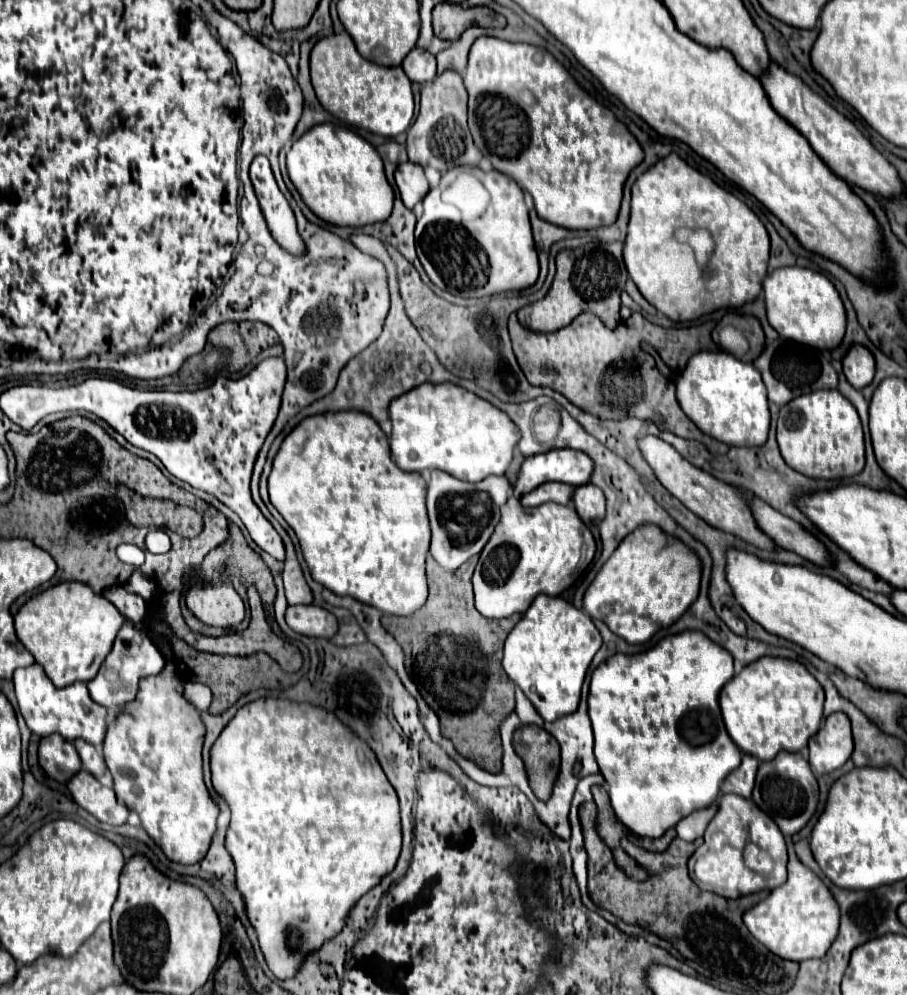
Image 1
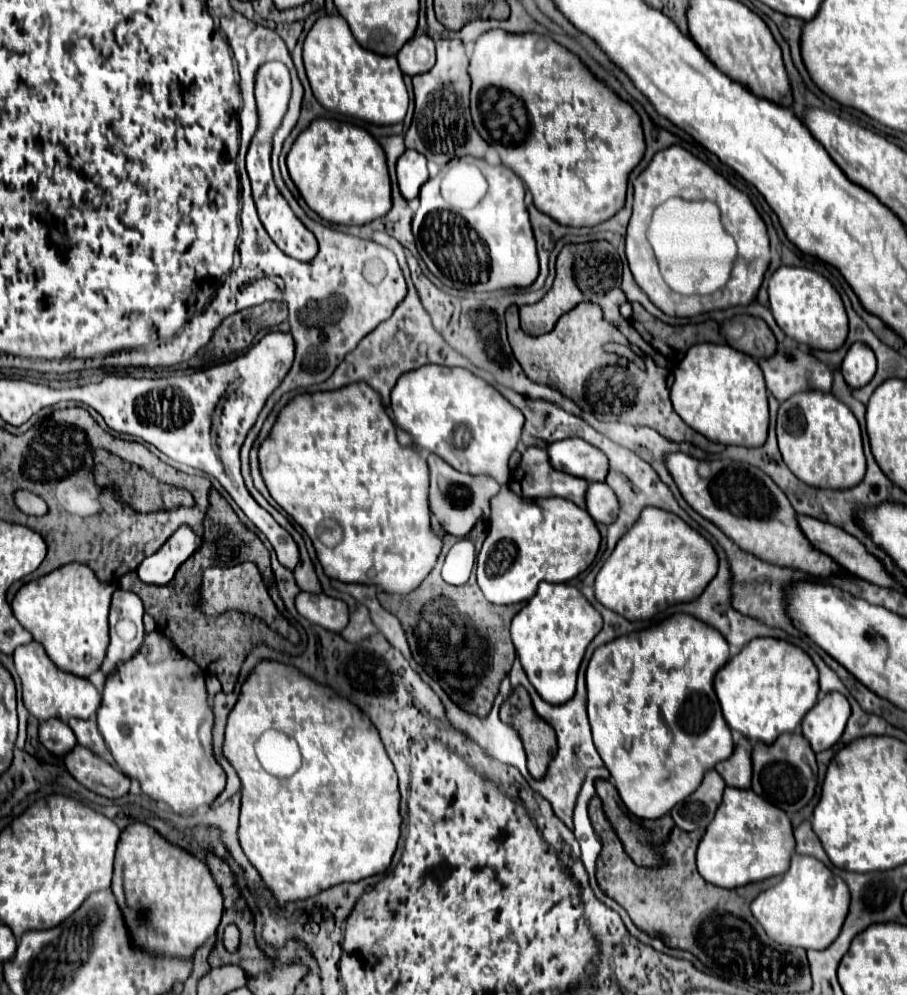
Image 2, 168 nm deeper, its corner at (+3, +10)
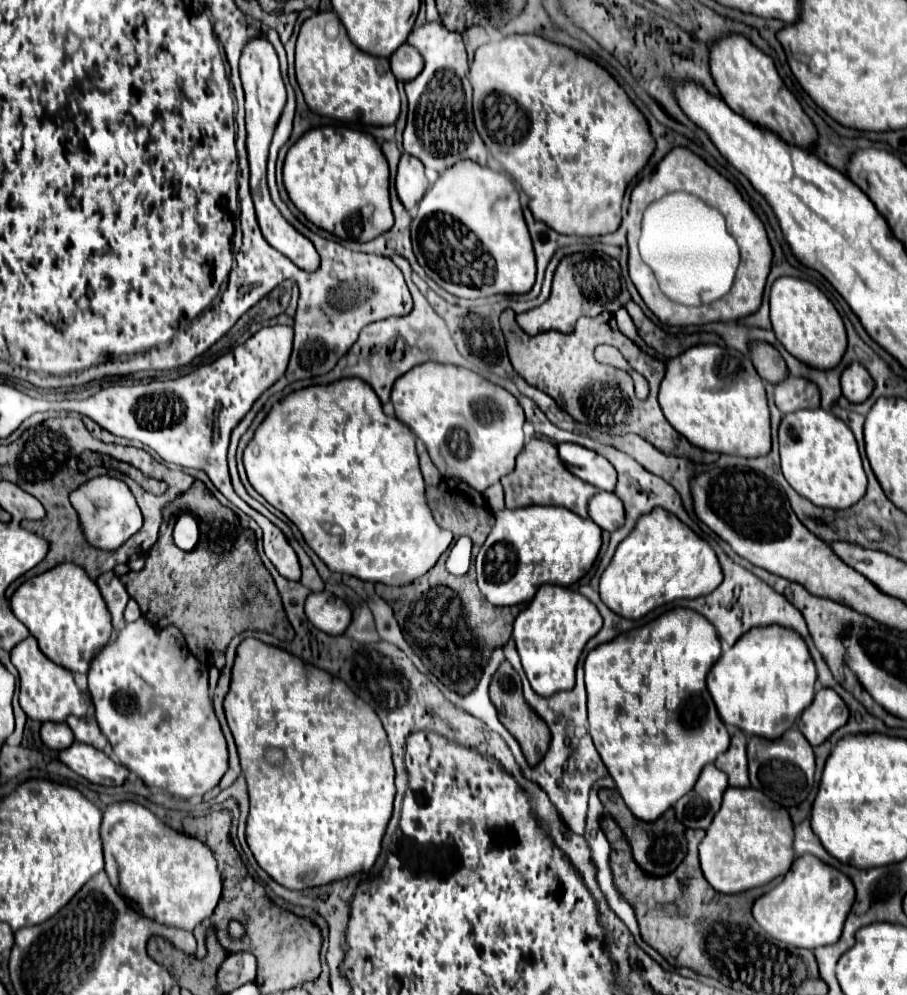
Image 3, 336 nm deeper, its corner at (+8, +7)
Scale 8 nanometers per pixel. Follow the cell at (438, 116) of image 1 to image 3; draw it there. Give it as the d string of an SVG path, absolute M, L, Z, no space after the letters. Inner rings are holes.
M426 22L424 26L418 26L410 32L408 44L418 48L420 56L424 58L424 70L404 86L408 96L408 122L404 128L404 150L410 156L416 156L418 160L422 160L426 168L434 168L438 172L444 172L452 164L466 158L478 162L480 166L486 166L488 150L482 138L478 136L474 128L474 118L472 118L472 86L468 80L470 66L462 44L462 36L458 32L450 32L448 28L444 28L442 22Z

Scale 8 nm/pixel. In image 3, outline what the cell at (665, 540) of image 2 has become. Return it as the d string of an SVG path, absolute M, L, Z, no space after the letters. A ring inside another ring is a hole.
M654 508L646 516L640 516L636 528L618 544L610 566L604 570L600 578L600 598L612 612L636 620L646 616L650 610L668 604L672 600L706 596L720 584L720 580L722 580L722 568L708 542L704 542L694 530L690 530L674 514L668 514L662 508Z

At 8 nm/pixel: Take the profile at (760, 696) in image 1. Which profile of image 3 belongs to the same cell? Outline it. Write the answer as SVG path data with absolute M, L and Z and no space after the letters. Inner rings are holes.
M770 624L770 626L750 628L744 636L740 636L740 640L736 640L736 644L716 660L716 664L708 672L706 684L724 724L734 724L746 734L776 738L782 736L804 712L804 708L808 708L808 704L812 702L814 684L816 684L816 666L808 652L806 642L796 630Z

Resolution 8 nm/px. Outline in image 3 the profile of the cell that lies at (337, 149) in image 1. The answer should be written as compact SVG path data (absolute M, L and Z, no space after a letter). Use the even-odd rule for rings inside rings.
M352 128L308 130L286 154L284 186L294 206L318 228L356 242L370 242L394 224L390 210L390 170L374 136Z

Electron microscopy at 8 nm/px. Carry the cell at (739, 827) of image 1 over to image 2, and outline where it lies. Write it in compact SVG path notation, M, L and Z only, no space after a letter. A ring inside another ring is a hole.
M725 787L715 819L707 825L707 831L699 841L697 871L705 881L717 887L735 889L771 875L783 875L789 869L793 849L795 839L791 821L781 809L769 805L751 789Z

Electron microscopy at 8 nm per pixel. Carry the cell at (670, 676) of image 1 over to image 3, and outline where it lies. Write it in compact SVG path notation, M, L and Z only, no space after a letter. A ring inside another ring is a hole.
M672 608L654 622L622 632L614 640L596 646L586 658L588 732L626 806L644 822L658 820L688 794L702 768L714 762L730 746L731 736L706 690L706 674L720 654L716 628L704 620L704 616L688 608Z

